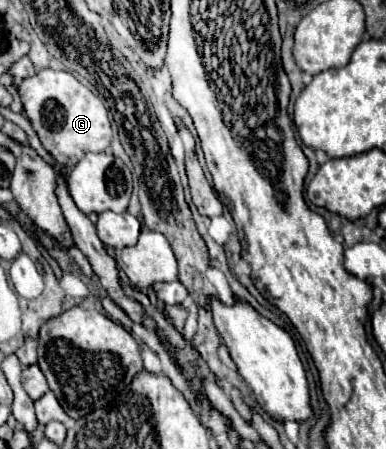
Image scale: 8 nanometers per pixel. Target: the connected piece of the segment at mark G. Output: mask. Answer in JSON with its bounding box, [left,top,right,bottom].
[17,68,113,168]

